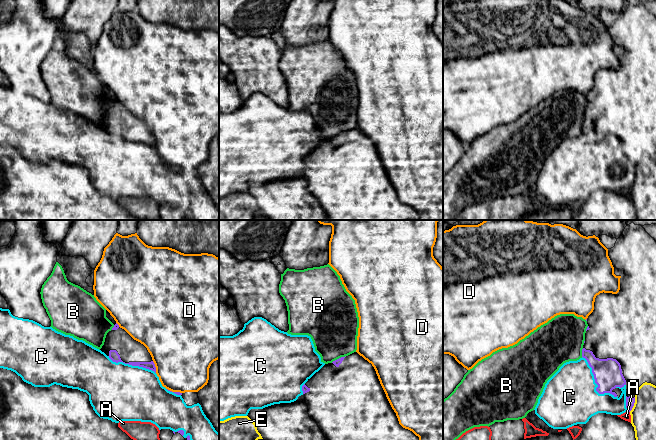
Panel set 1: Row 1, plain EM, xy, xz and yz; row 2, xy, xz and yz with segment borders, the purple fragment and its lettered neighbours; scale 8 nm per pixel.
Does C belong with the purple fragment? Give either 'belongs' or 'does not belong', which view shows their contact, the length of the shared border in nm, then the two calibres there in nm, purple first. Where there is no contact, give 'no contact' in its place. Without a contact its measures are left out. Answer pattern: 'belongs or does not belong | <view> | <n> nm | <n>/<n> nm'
belongs | yz | 440 nm | 220/440 nm

